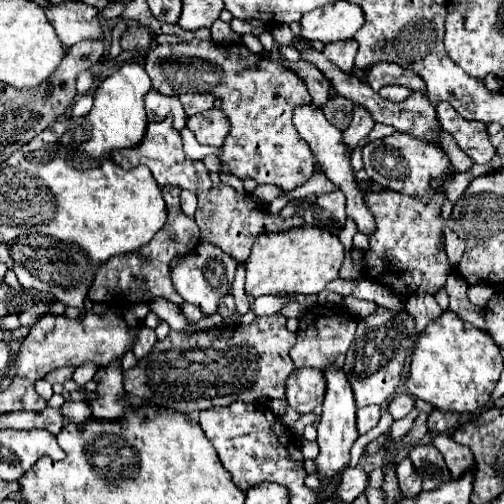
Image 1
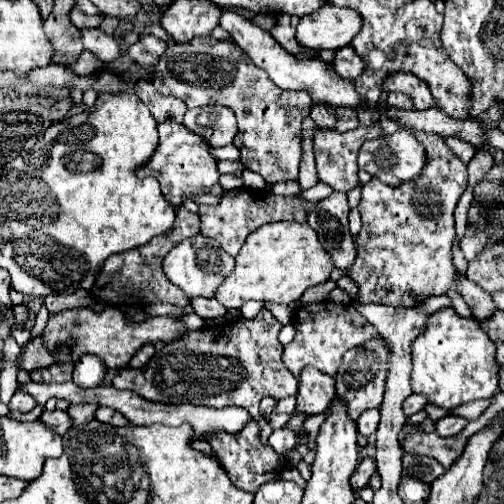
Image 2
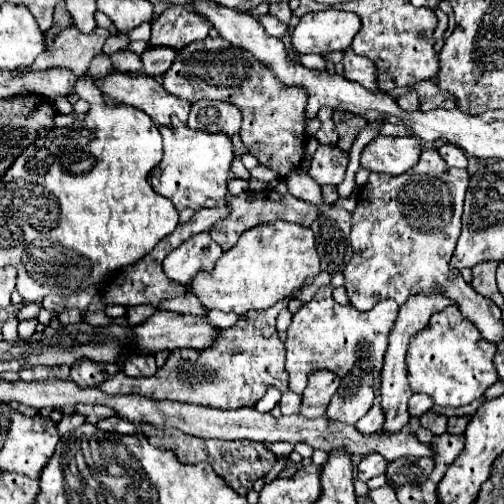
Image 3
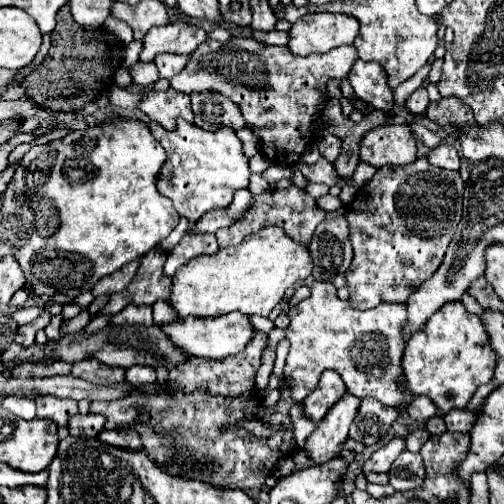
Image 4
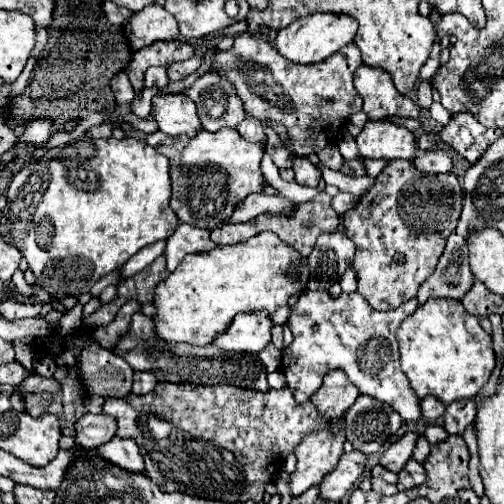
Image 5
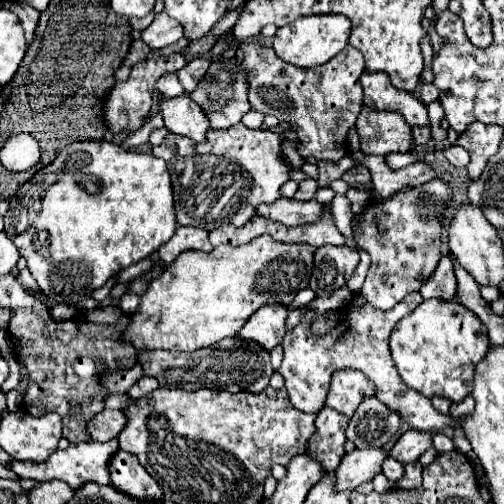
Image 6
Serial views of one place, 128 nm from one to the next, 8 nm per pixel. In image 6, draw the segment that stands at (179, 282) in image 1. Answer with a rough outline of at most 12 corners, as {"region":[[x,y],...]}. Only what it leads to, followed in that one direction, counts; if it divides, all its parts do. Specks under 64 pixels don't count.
{"region":[[178,226],[172,238],[158,248],[168,266],[186,250],[212,250],[208,232]]}

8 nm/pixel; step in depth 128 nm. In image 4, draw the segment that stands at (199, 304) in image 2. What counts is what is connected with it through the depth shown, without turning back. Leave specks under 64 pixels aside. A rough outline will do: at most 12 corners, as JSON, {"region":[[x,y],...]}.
{"region":[[164,300],[152,306],[154,322],[158,326],[172,322],[176,310]]}

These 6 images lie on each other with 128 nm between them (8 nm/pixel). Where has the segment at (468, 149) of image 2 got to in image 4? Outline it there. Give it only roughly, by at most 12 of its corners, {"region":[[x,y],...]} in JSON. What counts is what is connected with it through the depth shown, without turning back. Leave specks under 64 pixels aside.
{"region":[[452,144],[428,152],[430,164],[460,170],[460,154]]}

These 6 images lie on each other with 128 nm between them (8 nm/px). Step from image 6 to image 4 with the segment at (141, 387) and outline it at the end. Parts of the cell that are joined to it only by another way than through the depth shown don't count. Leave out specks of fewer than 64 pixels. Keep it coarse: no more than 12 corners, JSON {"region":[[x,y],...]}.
{"region":[[132,366],[126,380],[132,384],[156,382],[156,370],[148,366]]}

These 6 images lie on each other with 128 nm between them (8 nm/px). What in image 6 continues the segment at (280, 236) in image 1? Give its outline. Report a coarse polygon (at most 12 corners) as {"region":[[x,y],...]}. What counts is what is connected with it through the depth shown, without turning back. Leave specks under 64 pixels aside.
{"region":[[264,234],[188,250],[124,332],[192,352],[308,286],[314,250]]}

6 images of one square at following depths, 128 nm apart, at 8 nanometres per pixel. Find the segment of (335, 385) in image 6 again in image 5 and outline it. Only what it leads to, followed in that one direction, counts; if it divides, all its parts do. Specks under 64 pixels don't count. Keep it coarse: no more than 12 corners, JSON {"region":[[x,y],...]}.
{"region":[[344,372],[324,376],[312,404],[328,422],[346,414],[358,394]]}

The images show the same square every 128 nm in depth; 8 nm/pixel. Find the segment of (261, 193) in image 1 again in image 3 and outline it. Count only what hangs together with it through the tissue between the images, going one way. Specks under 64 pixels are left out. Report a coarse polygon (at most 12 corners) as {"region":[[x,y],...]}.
{"region":[[296,170],[286,176],[288,192],[322,204],[320,184]]}

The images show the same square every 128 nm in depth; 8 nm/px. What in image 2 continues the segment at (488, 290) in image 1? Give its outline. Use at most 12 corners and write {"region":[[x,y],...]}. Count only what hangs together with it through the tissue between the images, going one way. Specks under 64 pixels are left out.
{"region":[[412,128],[428,164],[362,186],[358,300],[410,308],[456,288],[486,320],[492,296],[456,280],[454,208],[466,166]]}

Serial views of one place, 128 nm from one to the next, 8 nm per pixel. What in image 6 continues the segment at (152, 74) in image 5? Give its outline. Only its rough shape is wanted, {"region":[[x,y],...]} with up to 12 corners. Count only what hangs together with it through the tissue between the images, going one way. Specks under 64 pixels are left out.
{"region":[[162,74],[156,90],[166,98],[184,94],[176,74]]}

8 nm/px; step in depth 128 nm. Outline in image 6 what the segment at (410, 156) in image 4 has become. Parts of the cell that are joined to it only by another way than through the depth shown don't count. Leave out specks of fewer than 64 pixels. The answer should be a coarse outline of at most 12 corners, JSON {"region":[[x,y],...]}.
{"region":[[362,106],[364,154],[410,152],[412,128],[398,112]]}

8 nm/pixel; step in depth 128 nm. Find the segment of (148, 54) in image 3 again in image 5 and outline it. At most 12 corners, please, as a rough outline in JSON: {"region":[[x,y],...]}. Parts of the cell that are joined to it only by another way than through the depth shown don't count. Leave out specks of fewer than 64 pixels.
{"region":[[200,56],[166,66],[170,80],[184,80],[202,64]]}

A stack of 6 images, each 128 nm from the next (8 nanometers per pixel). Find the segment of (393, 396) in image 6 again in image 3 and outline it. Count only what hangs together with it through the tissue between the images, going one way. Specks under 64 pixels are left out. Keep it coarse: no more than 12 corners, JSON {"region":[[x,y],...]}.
{"region":[[322,286],[288,326],[290,390],[380,368],[398,304],[360,312]]}

